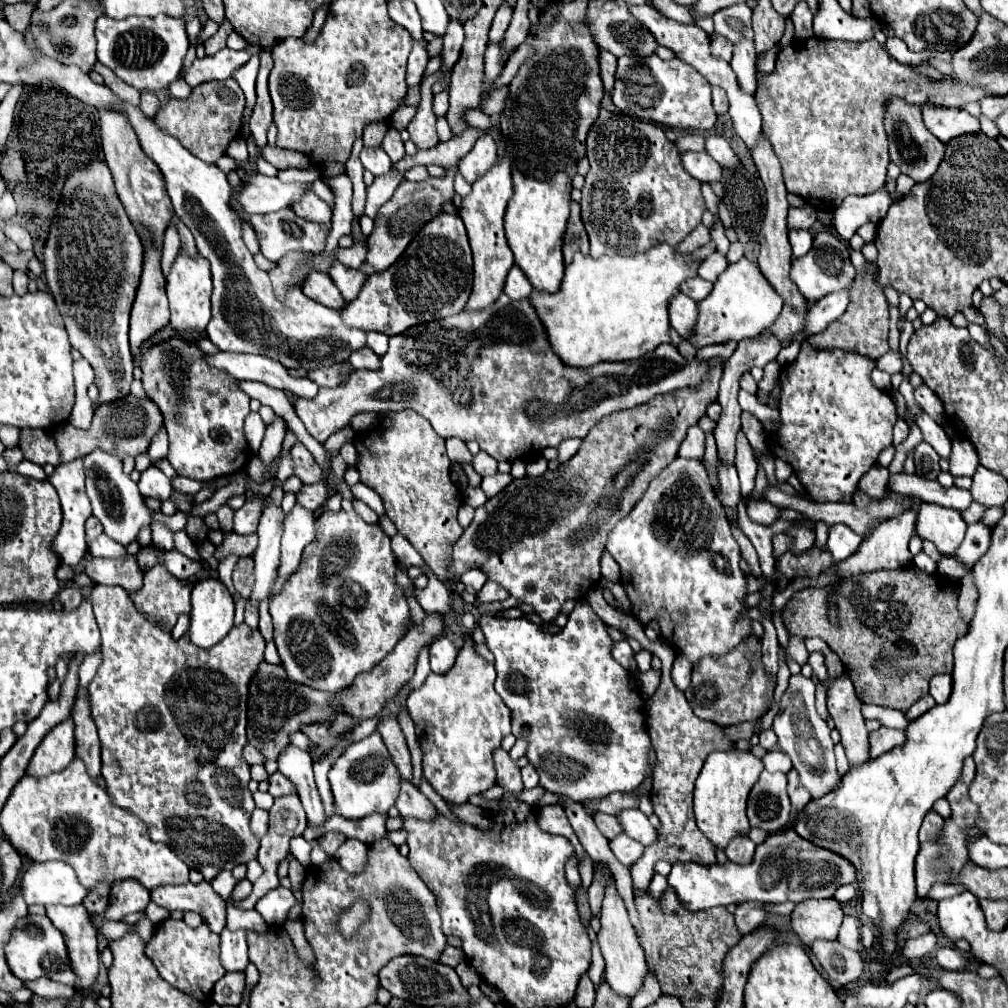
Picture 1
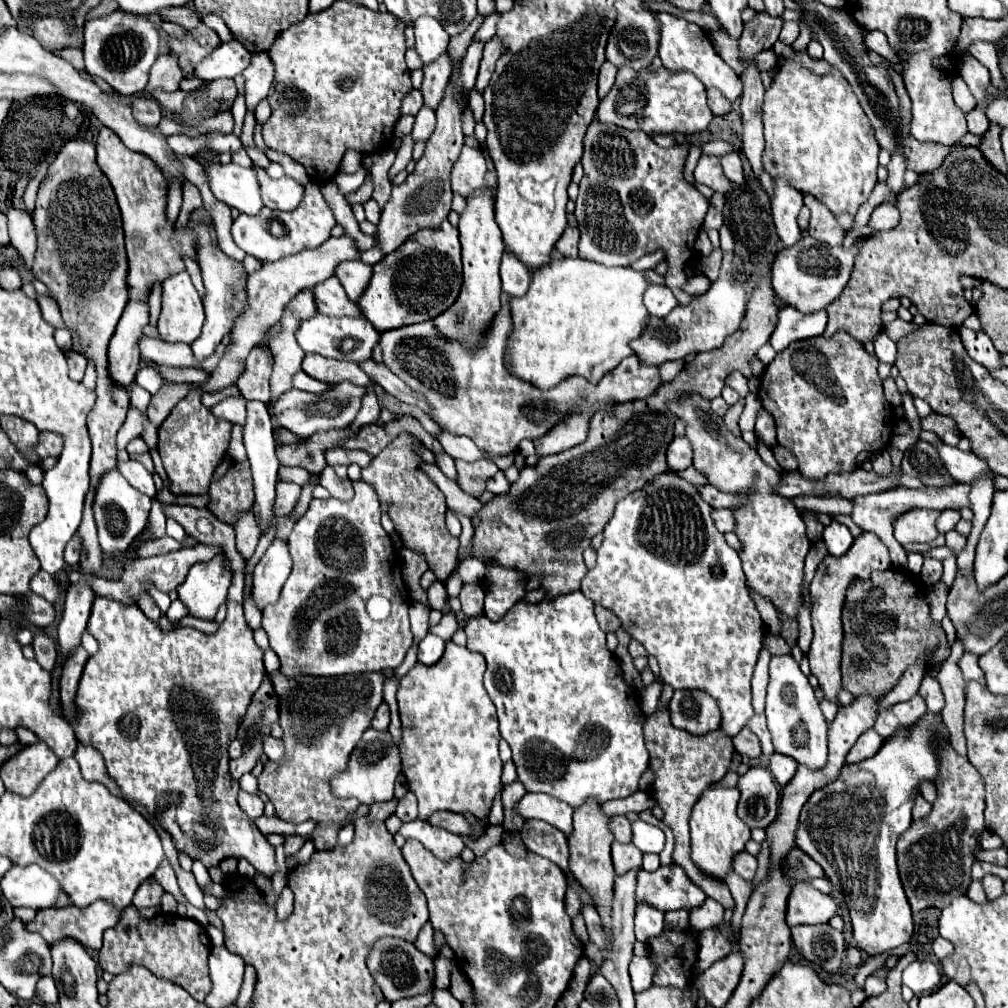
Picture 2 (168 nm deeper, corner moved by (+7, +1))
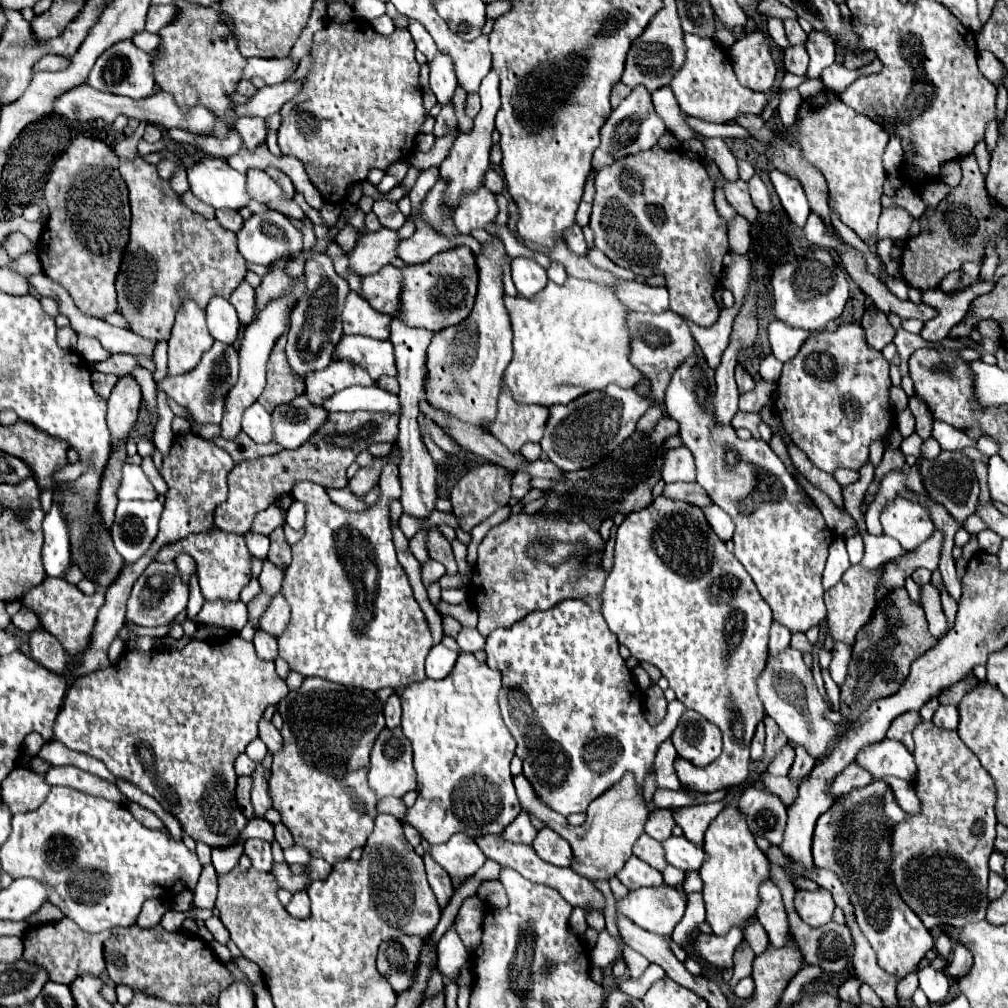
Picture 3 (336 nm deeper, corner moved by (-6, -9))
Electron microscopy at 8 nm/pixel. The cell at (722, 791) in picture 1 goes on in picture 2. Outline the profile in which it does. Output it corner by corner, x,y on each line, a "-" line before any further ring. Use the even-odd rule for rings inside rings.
706,788
700,800
692,808
690,816
690,848
692,858
702,872
718,876
722,882
732,872
732,860
738,852
744,850
744,844
750,840
750,828
736,816
740,792
738,788

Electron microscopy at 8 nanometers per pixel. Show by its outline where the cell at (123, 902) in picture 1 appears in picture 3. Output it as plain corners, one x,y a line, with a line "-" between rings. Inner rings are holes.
63,918
55,924
39,924
31,926
23,934
23,956
39,966
47,966
49,978
53,982
71,984
71,978
77,978
79,974
101,974
105,970
105,956
103,956
103,944
111,936
111,930
103,930
97,934
81,930
73,920

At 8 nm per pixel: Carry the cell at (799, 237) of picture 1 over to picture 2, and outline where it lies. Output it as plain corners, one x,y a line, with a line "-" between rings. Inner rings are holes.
784,180
774,182
774,196
772,196
772,216
776,224
776,232
784,246
792,246
802,238
802,232
796,224
796,216
802,208
802,194
796,188
790,188

